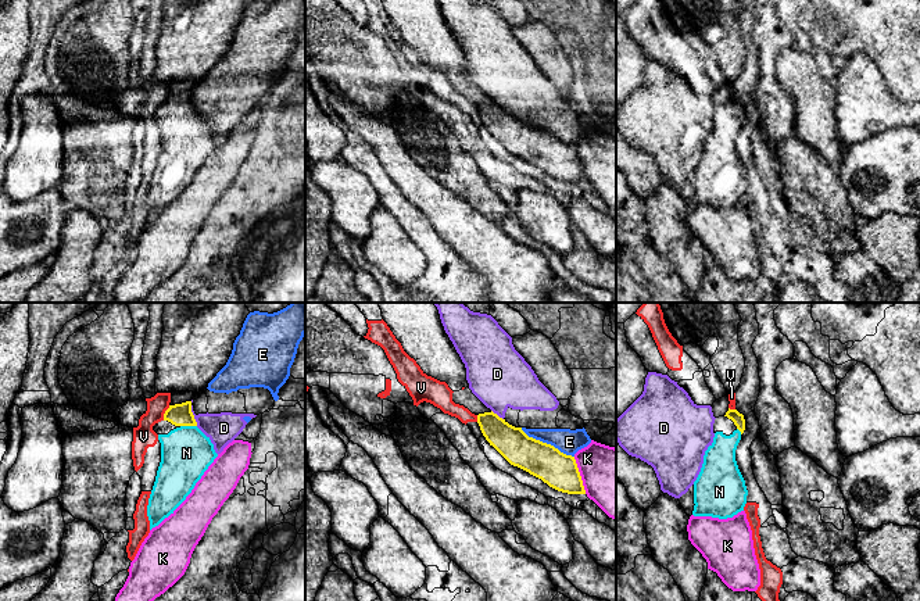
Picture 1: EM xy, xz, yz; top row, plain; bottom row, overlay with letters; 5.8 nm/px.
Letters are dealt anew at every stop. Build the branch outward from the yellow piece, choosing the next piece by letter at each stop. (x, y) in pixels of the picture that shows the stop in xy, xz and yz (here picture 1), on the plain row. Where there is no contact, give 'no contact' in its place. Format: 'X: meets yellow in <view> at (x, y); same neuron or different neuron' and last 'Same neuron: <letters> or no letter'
D: meets yellow in xy at (193, 104); different neuron
E: meets yellow in xz at (546, 132); different neuron
K: meets yellow in xz at (579, 164); different neuron
N: meets yellow in xy at (189, 114); same neuron
V: meets yellow in xy at (165, 102); different neuron
Same neuron: N

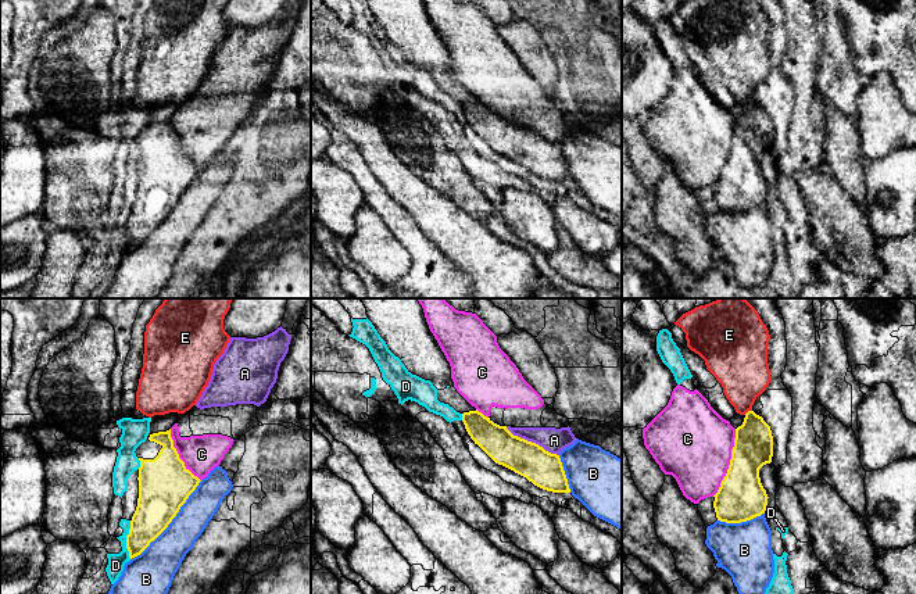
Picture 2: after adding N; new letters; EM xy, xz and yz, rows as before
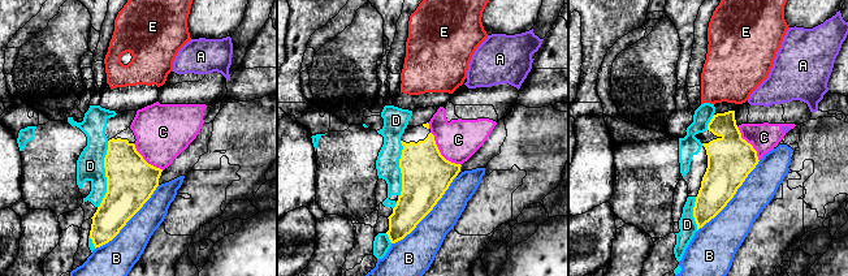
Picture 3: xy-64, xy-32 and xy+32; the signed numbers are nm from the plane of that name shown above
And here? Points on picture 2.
A: meets yellow in xz at (530, 131); different neuron
B: meets yellow in xy at (171, 210); different neuron
C: meets yellow in yz at (730, 151); different neuron
D: meets yellow in xy at (126, 229); different neuron
E: meets yellow in yz at (748, 100); different neuron
Same neuron: no letter

